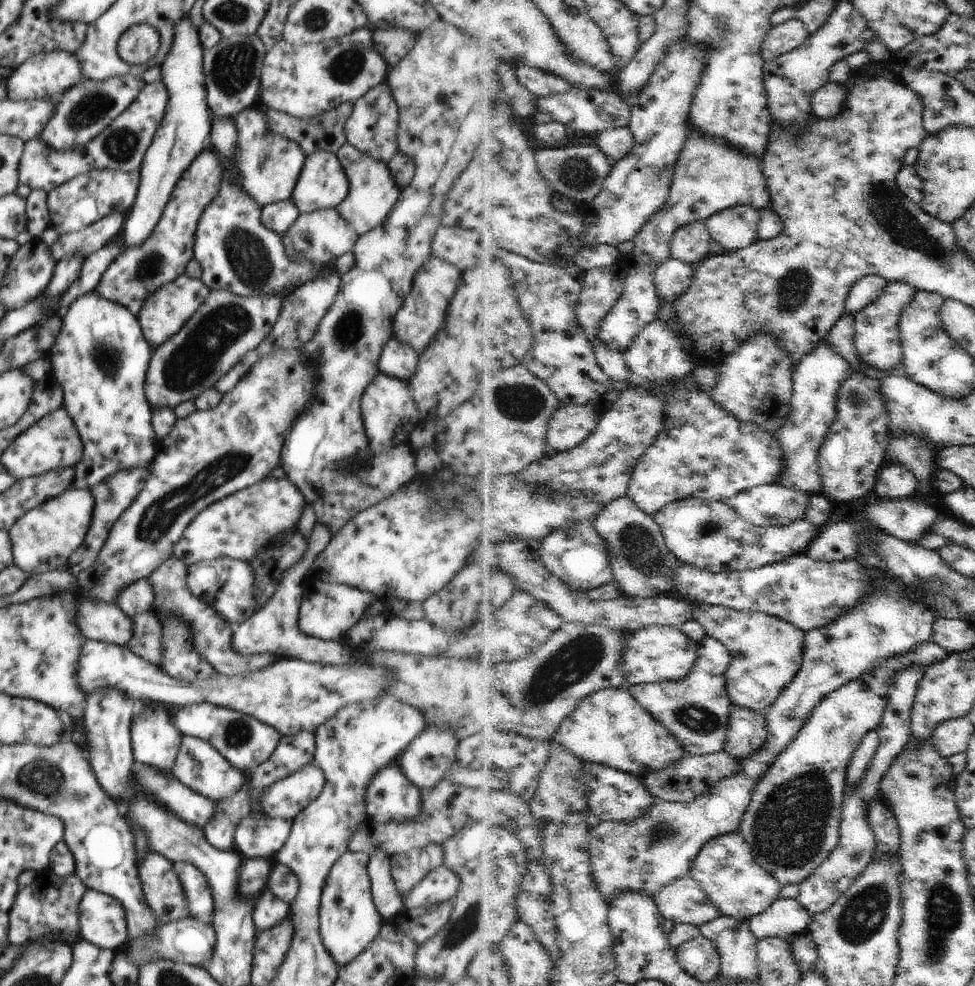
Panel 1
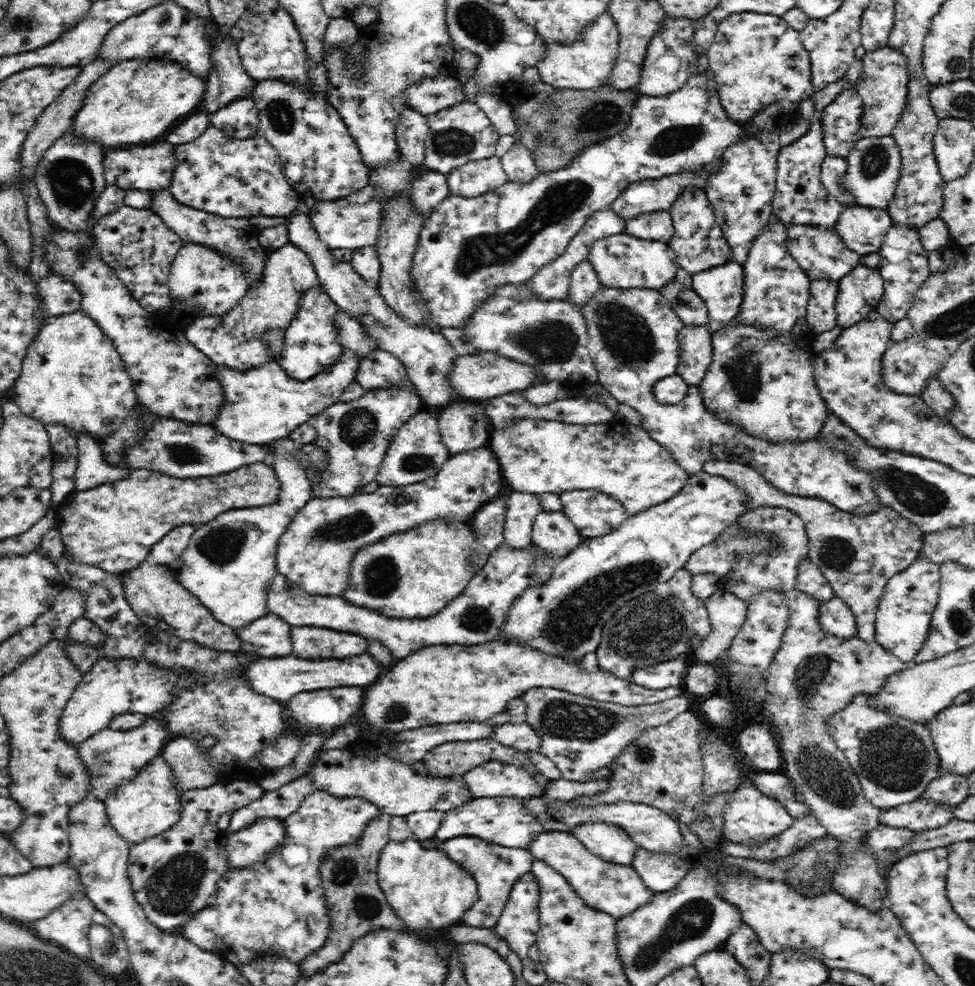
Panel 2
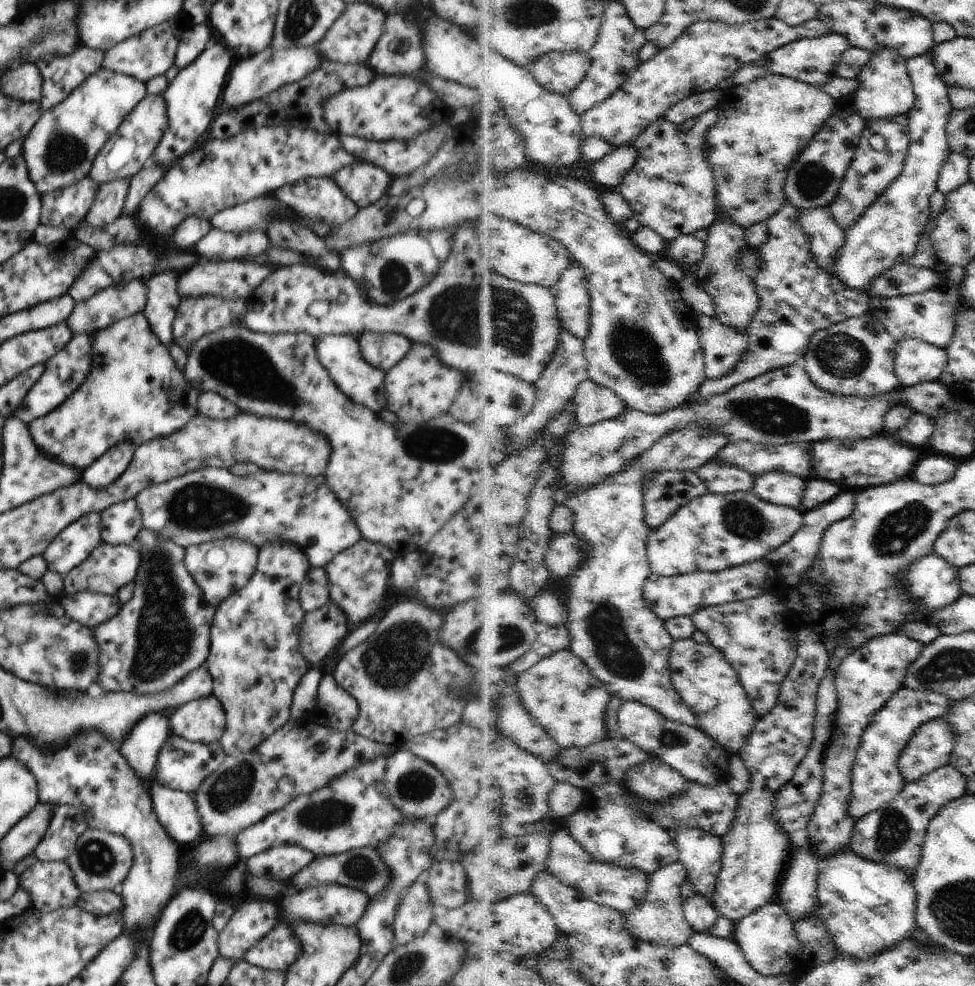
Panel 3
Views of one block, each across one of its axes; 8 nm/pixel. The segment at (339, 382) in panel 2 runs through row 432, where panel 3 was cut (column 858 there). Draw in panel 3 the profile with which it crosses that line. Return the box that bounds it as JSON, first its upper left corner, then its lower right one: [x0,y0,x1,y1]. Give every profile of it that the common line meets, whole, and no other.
[837,52,954,292]

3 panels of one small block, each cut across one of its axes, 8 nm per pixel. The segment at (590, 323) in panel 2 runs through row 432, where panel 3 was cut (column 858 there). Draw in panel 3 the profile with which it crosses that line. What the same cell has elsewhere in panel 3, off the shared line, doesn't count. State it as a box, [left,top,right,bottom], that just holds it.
[808,633,925,860]

